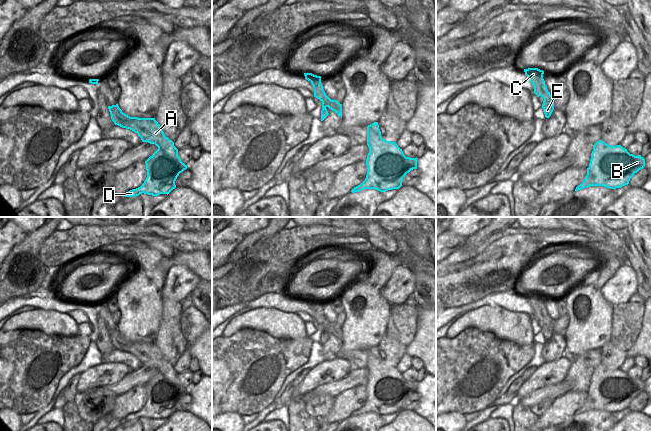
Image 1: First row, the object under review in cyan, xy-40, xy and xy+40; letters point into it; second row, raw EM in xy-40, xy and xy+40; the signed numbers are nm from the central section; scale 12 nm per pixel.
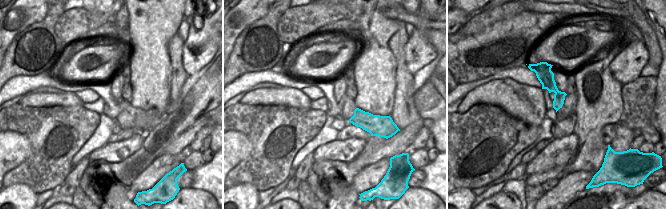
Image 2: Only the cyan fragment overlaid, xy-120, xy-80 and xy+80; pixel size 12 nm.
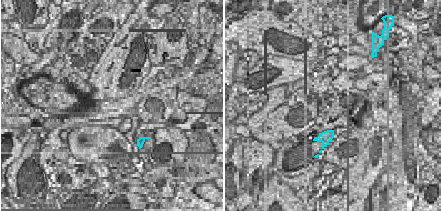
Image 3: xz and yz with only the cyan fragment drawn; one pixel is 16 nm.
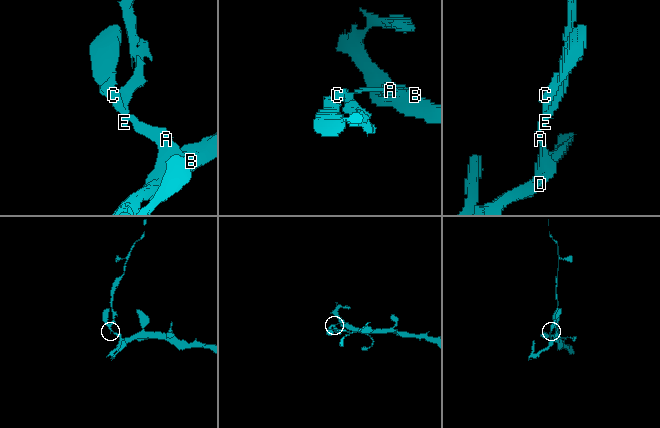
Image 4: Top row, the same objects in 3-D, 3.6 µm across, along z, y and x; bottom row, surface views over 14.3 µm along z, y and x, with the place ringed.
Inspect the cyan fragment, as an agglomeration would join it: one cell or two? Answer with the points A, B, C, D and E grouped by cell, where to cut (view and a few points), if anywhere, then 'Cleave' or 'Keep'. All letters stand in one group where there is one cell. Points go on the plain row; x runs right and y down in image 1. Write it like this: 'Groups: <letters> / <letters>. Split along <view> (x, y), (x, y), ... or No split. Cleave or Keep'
Groups: A B C D / E. Split along xy+40 (544, 323), (553, 324). Cleave.

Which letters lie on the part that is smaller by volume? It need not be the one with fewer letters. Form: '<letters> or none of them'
E

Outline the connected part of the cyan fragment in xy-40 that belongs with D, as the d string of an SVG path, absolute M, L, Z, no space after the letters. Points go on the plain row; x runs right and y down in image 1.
M118 328L108 330L108 333L115 349L134 355L142 366L158 371L145 385L147 401L144 407L128 415L125 421L135 421L142 417L152 420L168 419L176 412L175 405L179 398L187 393L187 389L178 379L174 366L165 360L155 342L130 341L122 336Z

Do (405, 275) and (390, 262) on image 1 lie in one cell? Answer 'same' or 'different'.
different

